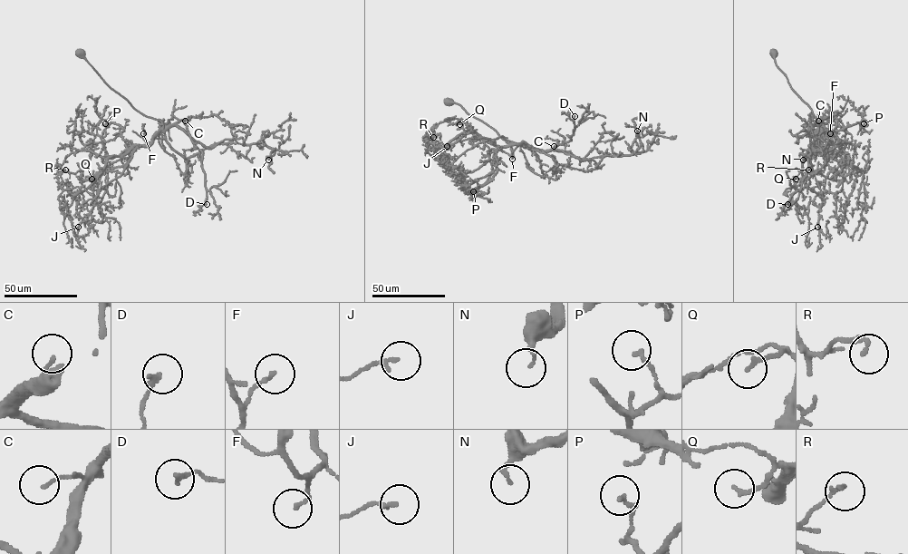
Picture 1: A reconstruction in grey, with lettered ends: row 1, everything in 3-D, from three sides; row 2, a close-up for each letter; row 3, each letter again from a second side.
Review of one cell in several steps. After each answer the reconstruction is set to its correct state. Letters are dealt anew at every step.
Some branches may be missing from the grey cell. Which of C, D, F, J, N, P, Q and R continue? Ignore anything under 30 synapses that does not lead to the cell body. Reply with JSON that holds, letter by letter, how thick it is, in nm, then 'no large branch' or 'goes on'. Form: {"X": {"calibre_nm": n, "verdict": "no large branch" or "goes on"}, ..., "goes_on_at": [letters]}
{"C": {"calibre_nm": 110, "verdict": "no large branch"}, "D": {"calibre_nm": 160, "verdict": "no large branch"}, "F": {"calibre_nm": 130, "verdict": "no large branch"}, "J": {"calibre_nm": 160, "verdict": "no large branch"}, "N": {"calibre_nm": 130, "verdict": "no large branch"}, "P": {"calibre_nm": 160, "verdict": "no large branch"}, "Q": {"calibre_nm": 150, "verdict": "no large branch"}, "R": {"calibre_nm": 150, "verdict": "no large branch"}, "goes_on_at": []}

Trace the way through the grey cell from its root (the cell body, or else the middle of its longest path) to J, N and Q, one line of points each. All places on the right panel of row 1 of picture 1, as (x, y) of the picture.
J: (774, 53), (776, 65), (817, 120), (814, 138), (817, 150), (803, 161), (802, 179), (822, 201), (817, 227)
N: (774, 53), (833, 145), (825, 138), (803, 160)
Q: (774, 53), (776, 65), (817, 120), (817, 131), (814, 138), (817, 150), (804, 160), (802, 178), (796, 179)

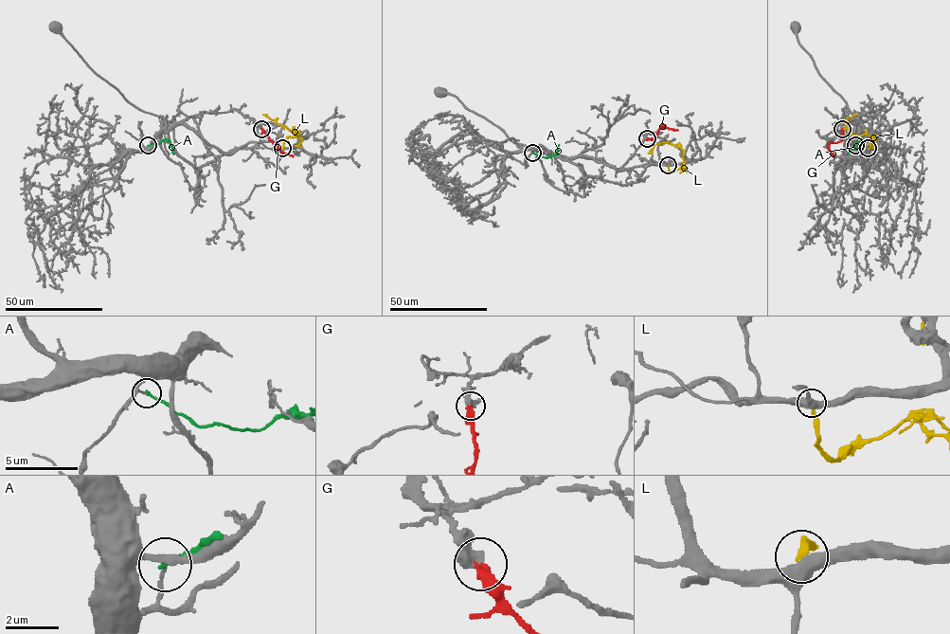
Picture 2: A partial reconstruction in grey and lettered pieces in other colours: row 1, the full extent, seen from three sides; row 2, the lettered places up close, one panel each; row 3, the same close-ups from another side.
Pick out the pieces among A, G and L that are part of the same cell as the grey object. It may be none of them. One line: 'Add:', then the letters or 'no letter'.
Add: G

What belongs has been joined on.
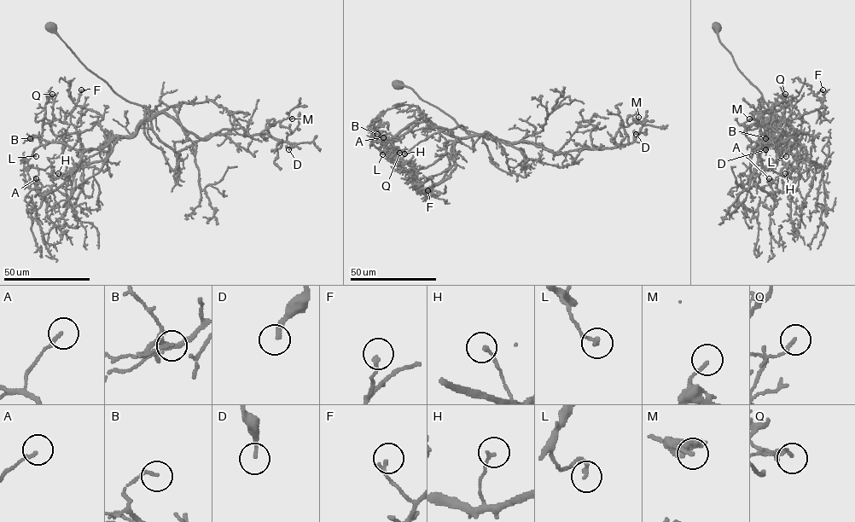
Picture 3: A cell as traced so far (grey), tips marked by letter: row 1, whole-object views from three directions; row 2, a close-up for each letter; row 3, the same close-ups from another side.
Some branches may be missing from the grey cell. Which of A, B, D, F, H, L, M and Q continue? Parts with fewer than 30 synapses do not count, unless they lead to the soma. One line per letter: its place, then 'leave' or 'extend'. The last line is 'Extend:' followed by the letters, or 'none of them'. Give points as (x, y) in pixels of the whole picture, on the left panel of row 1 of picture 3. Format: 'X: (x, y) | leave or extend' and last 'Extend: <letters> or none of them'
A: (36, 178) | leave
B: (30, 138) | leave
D: (288, 149) | extend
F: (81, 89) | leave
H: (58, 173) | leave
L: (36, 156) | leave
M: (292, 118) | leave
Q: (52, 94) | leave
Extend: D

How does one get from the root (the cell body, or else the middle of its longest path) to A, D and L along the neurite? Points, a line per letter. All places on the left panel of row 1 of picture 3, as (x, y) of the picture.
A: (50, 26), (88, 69), (149, 116), (132, 135), (88, 148), (54, 190), (40, 194), (36, 178)
D: (50, 26), (148, 118), (167, 113), (205, 140), (242, 127), (287, 142), (288, 149)
L: (50, 26), (88, 69), (149, 116), (132, 135), (101, 147), (49, 142), (36, 156)

